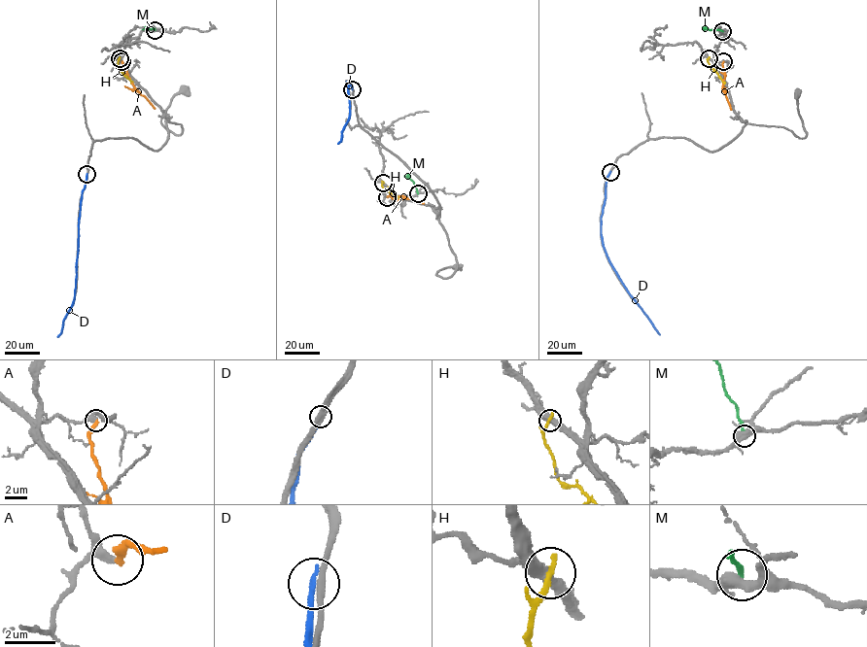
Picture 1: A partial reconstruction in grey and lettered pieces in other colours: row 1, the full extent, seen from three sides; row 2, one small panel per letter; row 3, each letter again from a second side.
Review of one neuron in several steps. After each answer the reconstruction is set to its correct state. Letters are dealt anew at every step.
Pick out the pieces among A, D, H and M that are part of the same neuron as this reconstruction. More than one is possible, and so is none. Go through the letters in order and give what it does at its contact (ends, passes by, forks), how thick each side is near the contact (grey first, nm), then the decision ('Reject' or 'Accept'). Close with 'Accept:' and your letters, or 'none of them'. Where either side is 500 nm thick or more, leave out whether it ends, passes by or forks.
A: It ends there. Thickness 300 nm (grey) against 260 nm. Reject
D: It ends there. Thickness 320 nm (grey) against 300 nm. Reject
H: It ends there. Thickness 400 nm (grey) against 240 nm. Reject
M: It ends there. Thickness 480 nm (grey) against 200 nm. Reject
Accept: none of them

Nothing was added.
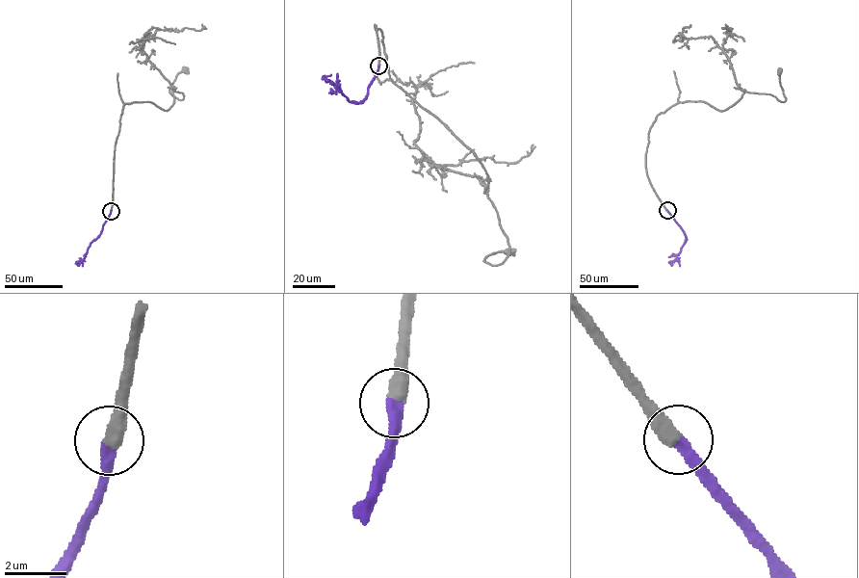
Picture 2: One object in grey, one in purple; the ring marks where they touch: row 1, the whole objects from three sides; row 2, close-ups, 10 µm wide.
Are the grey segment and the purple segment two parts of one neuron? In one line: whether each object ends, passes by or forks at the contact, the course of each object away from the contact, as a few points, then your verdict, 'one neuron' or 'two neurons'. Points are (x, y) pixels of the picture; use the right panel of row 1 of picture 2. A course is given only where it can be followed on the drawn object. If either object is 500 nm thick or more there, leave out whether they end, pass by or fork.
grey ends there; purple ends there; grey runs (667, 210), (645, 167), (648, 133), (657, 116), (689, 101), (725, 110), (744, 91), (784, 102), (780, 71); purple runs (667, 210), (686, 238), (677, 257), (671, 264), (668, 262); one neuron

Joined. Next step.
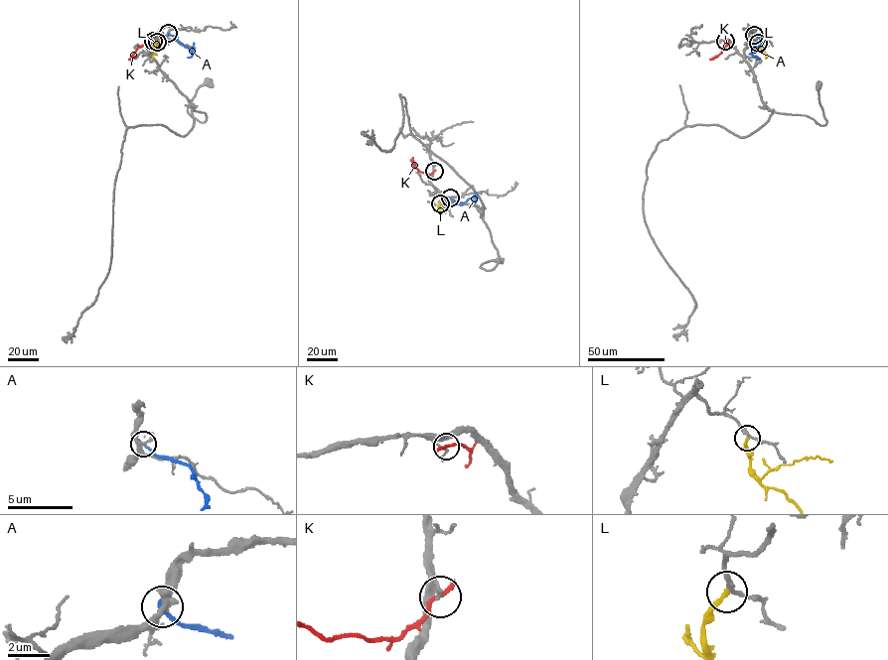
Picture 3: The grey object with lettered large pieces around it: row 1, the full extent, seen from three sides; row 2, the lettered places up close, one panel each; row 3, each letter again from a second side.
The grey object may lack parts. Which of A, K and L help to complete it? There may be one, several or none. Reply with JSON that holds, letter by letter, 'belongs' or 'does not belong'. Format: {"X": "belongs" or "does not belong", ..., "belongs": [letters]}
{"A": "does not belong", "K": "does not belong", "L": "belongs", "belongs": ["L"]}

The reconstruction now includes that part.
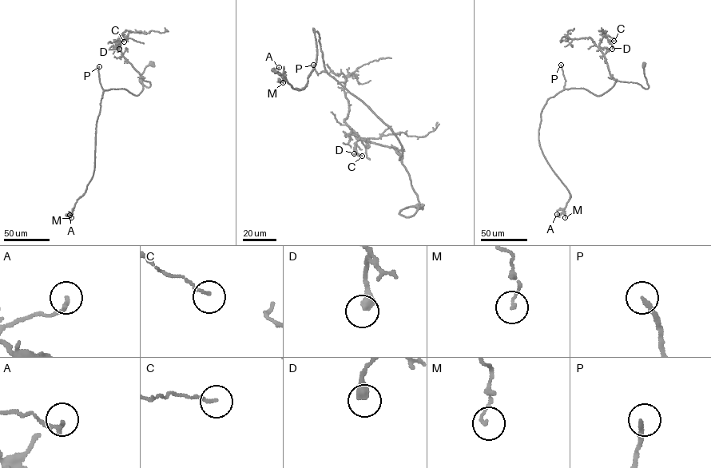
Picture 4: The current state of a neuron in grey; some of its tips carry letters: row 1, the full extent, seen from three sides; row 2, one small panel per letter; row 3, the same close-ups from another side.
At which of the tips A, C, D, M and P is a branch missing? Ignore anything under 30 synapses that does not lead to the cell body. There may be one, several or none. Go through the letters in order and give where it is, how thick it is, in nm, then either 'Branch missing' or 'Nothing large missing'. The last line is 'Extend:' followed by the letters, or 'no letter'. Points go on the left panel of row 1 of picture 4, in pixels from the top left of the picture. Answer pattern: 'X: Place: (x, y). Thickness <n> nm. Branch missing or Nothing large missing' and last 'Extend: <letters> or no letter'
A: Place: (69, 215). Thickness 190 nm. Nothing large missing
C: Place: (124, 41). Thickness 120 nm. Nothing large missing
D: Place: (119, 49). Thickness 400 nm. Nothing large missing
M: Place: (71, 217). Thickness 130 nm. Nothing large missing
P: Place: (99, 66). Thickness 200 nm. Branch missing
Extend: P

